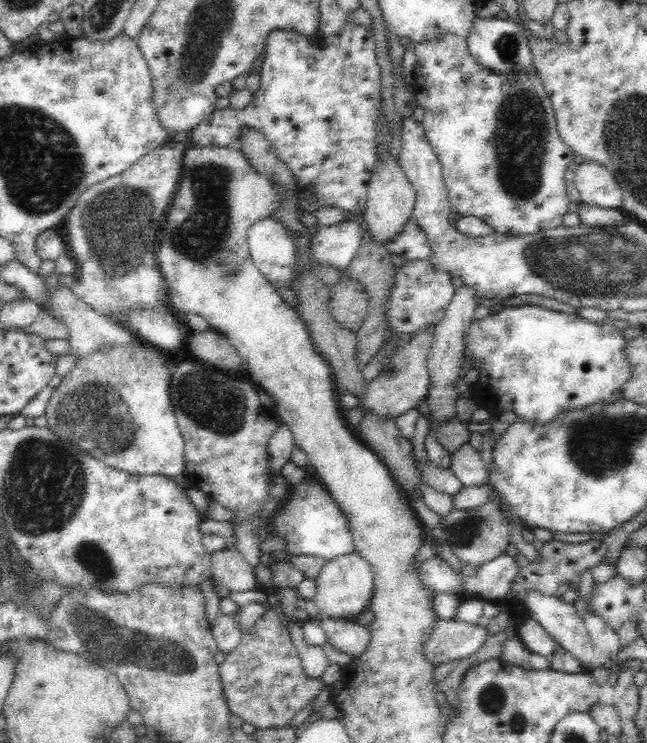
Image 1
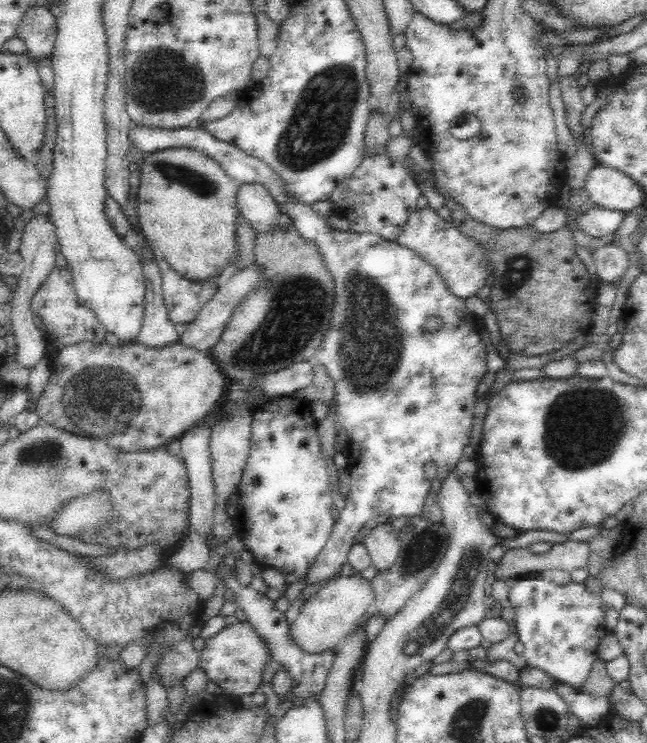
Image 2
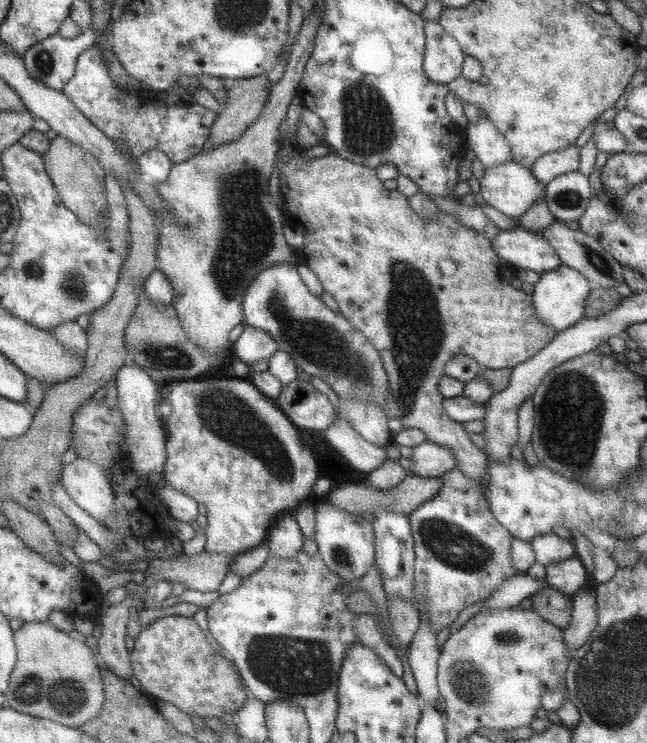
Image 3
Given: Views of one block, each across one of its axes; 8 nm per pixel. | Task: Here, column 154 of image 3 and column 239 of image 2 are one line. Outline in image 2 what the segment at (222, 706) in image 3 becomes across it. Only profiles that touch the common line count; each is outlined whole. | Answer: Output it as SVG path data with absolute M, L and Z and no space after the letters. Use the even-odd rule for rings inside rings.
M244 618L226 625L221 631L205 640L200 652L199 668L204 670L210 681L222 688L223 694L242 696L252 694L260 688L264 667L270 665L270 649L258 631Z

